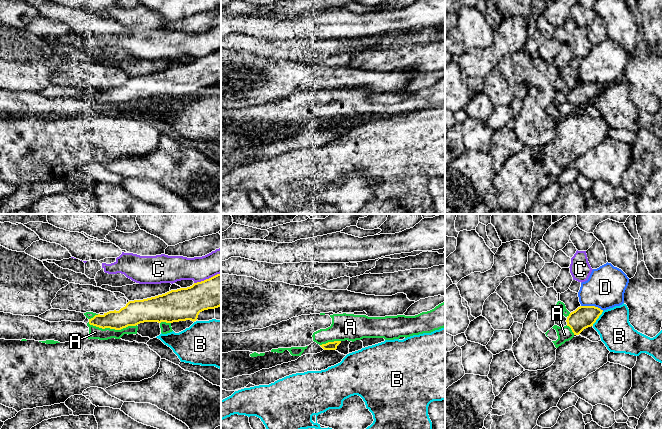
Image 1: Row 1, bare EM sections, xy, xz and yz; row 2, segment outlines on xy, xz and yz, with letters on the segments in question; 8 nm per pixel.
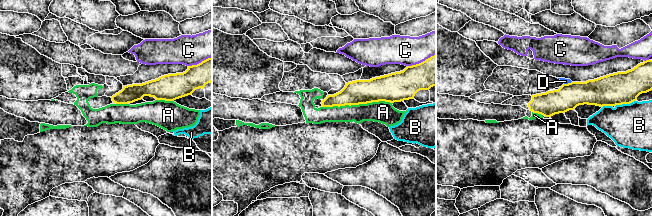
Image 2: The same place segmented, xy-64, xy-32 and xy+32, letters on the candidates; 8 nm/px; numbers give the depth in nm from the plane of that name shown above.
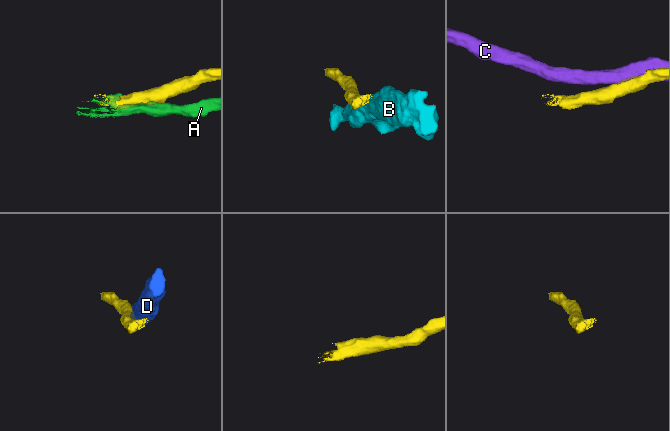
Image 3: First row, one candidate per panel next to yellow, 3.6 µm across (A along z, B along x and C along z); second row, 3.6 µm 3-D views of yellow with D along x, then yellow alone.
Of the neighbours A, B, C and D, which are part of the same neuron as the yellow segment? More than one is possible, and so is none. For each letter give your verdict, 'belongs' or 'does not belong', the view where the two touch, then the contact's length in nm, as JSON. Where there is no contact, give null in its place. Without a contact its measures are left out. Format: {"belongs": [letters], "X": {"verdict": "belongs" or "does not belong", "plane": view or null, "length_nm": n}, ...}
{"belongs": [], "A": {"verdict": "does not belong", "plane": "xy", "length_nm": 400}, "B": {"verdict": "does not belong", "plane": "yz", "length_nm": 150}, "C": {"verdict": "does not belong", "plane": "xy", "length_nm": 240}, "D": {"verdict": "does not belong", "plane": "yz", "length_nm": 190}}

